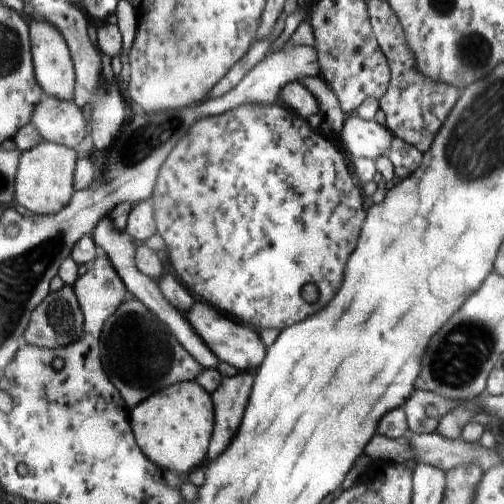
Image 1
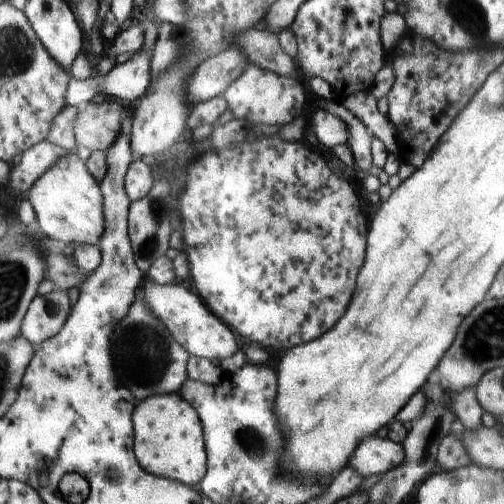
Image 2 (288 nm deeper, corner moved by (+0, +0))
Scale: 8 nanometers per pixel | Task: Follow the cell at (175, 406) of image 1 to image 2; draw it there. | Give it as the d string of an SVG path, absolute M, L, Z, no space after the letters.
M179 394L149 396L137 402L133 410L133 454L139 466L153 476L169 478L185 486L195 486L205 474L205 442L203 426L199 424L197 410Z

